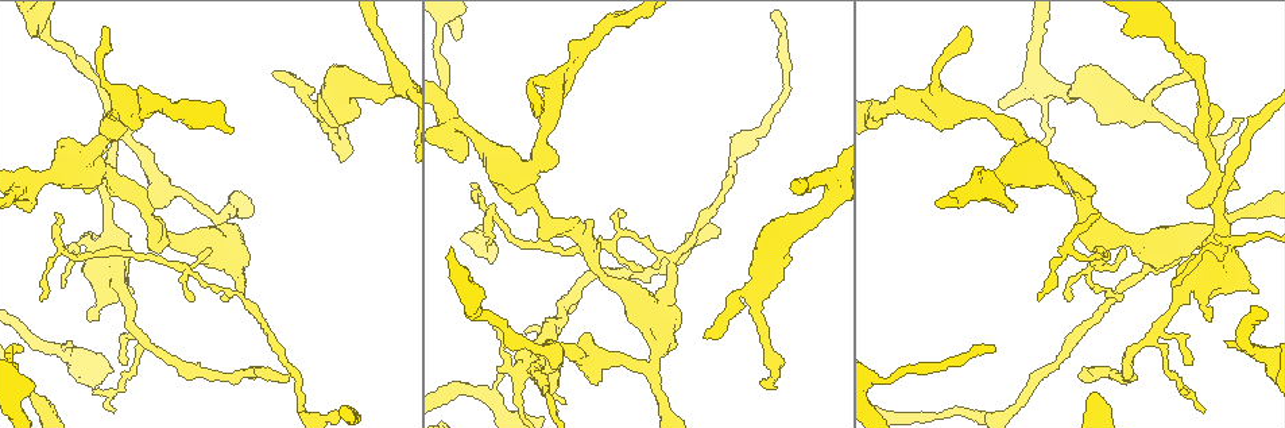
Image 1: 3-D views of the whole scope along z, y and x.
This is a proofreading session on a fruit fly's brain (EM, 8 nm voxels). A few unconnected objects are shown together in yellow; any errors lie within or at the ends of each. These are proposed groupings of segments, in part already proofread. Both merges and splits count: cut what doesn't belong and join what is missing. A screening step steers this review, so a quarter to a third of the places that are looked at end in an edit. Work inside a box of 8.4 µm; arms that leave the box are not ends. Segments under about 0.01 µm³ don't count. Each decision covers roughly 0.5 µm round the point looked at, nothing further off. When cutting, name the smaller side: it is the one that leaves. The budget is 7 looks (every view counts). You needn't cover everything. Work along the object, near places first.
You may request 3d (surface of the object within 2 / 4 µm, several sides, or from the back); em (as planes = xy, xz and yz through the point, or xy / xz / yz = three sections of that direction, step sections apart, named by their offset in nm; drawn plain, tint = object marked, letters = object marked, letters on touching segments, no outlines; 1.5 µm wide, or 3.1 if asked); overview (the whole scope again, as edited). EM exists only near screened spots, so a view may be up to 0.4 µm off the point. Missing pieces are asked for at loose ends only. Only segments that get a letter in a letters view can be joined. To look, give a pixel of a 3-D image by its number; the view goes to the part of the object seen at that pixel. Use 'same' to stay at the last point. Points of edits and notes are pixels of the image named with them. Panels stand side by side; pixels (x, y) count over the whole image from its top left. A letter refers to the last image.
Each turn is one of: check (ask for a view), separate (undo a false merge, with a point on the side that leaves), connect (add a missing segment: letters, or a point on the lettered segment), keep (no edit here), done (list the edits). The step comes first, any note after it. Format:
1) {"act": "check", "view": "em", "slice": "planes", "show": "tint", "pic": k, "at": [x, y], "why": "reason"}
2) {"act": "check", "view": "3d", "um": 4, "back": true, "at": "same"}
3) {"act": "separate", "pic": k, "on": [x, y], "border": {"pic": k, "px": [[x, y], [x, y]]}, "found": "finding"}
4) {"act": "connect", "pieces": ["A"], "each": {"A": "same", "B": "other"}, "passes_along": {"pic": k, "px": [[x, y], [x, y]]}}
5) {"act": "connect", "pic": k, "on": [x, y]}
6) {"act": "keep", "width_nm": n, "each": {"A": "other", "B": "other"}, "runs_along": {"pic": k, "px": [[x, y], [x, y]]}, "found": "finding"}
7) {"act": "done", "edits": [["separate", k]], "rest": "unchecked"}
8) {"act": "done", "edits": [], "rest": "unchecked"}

{"act": "check", "view": "3d", "um": 2, "back": true, "pic": 1, "at": [272, 72], "why": "an open end"}

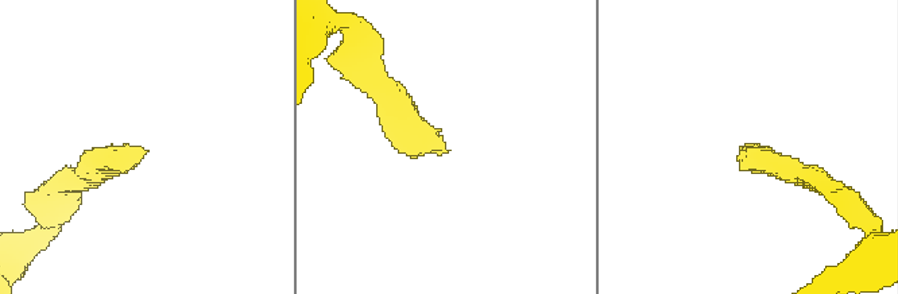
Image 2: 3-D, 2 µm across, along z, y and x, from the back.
{"act": "check", "view": "em", "slice": "planes", "show": "letters", "pic": 2, "at": [444, 151], "why": "shape alone is not enough"}

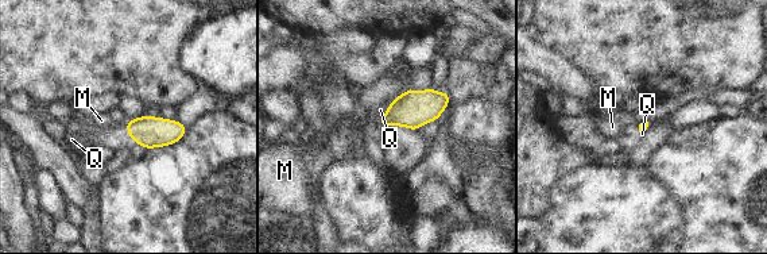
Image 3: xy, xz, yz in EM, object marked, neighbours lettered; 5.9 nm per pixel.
{"act": "connect", "pic": 3, "on": [85, 135], "each": {"M": "other", "Q": "same"}, "passes_along": {"pic": 3, "px": [[146, 131], [127, 131], [85, 135]]}, "found": "it goes on there"}

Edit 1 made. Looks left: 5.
{"act": "check", "view": "3d", "um": 4, "pic": 1, "at": [122, 290], "why": "thin arm on a thick one"}

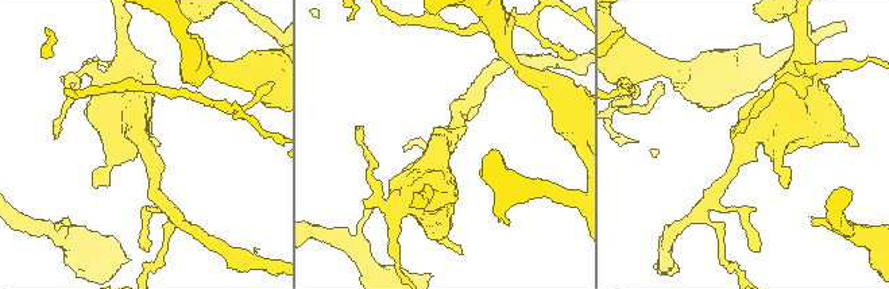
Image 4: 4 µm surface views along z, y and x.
{"act": "check", "view": "em", "slice": "yz", "step": 8, "show": "tint", "pic": 4, "at": [745, 139], "arms": 3, "arm_widths_nm": [180, 240, 700]}

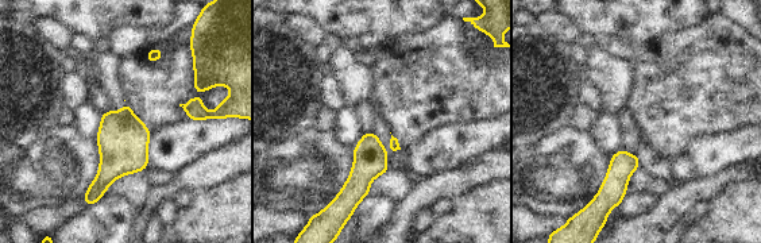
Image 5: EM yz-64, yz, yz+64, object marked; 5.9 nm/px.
{"act": "check", "view": "em", "slice": "yz", "step": 8, "show": "letters", "at": "same", "why": "what lies round it"}

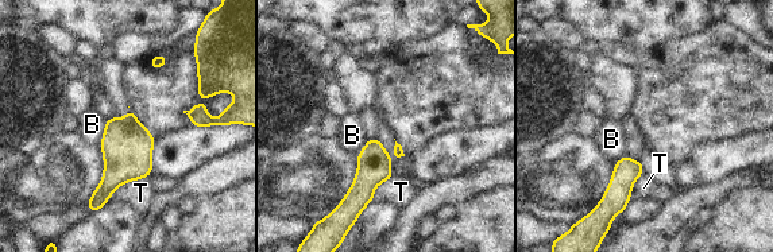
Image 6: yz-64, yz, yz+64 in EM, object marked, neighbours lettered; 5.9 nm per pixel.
{"act": "keep", "each": {"B": "other", "T": "other"}, "border": {"pic": 6, "px": [[105, 121], [104, 135], [99, 144]]}, "found": "one neuron here"}

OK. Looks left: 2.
{"act": "check", "view": "em", "slice": "planes", "show": "letters", "pic": 1, "at": [21, 351], "why": "long arm stops here"}

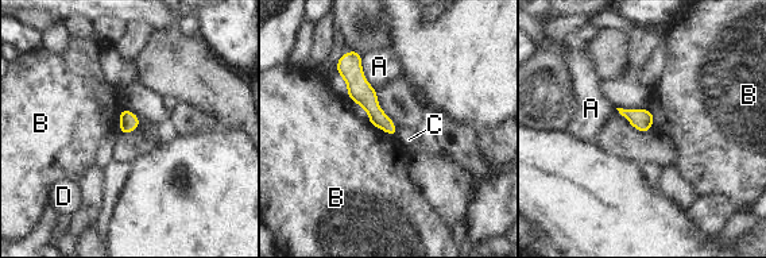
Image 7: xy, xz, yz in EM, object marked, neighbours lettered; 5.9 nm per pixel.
{"act": "keep", "each": {"A": "other", "B": "other", "C": "other", "D": "other"}, "border": {"pic": 7, "px": [[398, 130], [394, 135]]}, "found": "no lettered segment goes on from it"}

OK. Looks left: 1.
{"act": "done", "edits": [["connect", 3]], "rest": "unchecked"}

